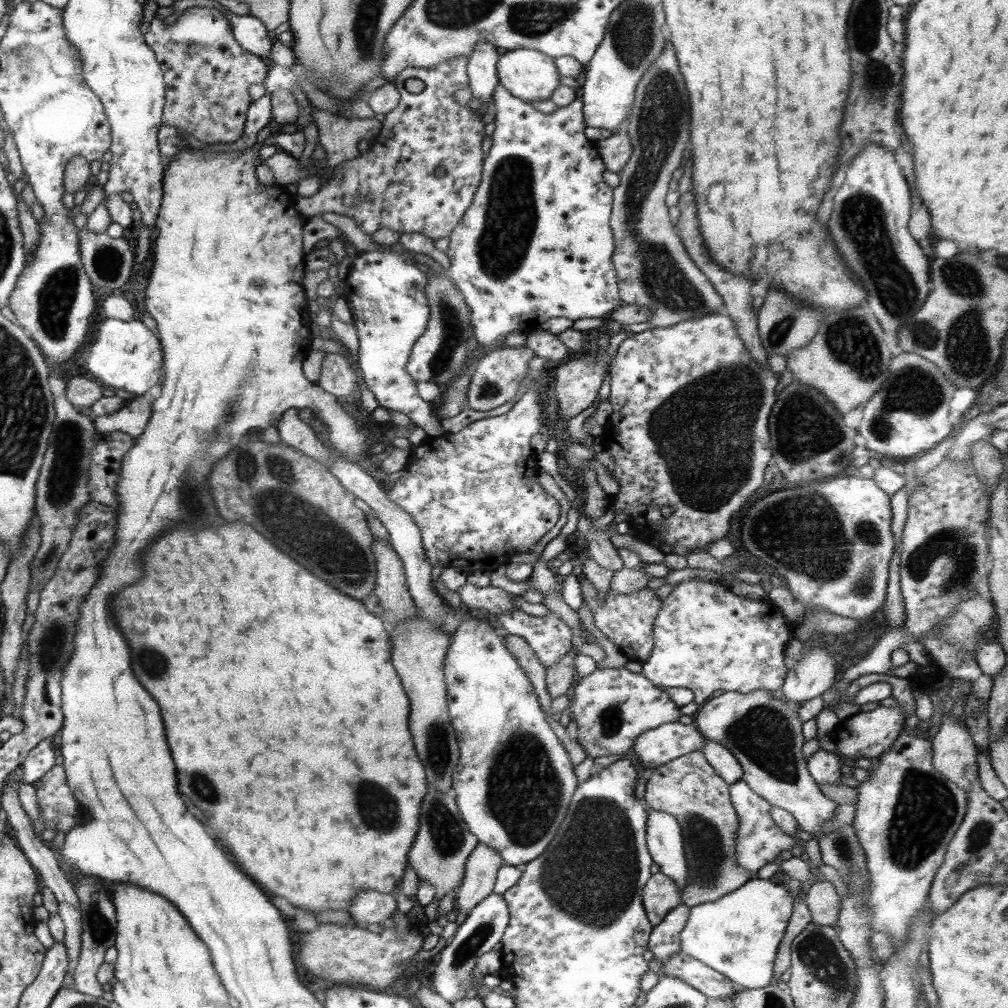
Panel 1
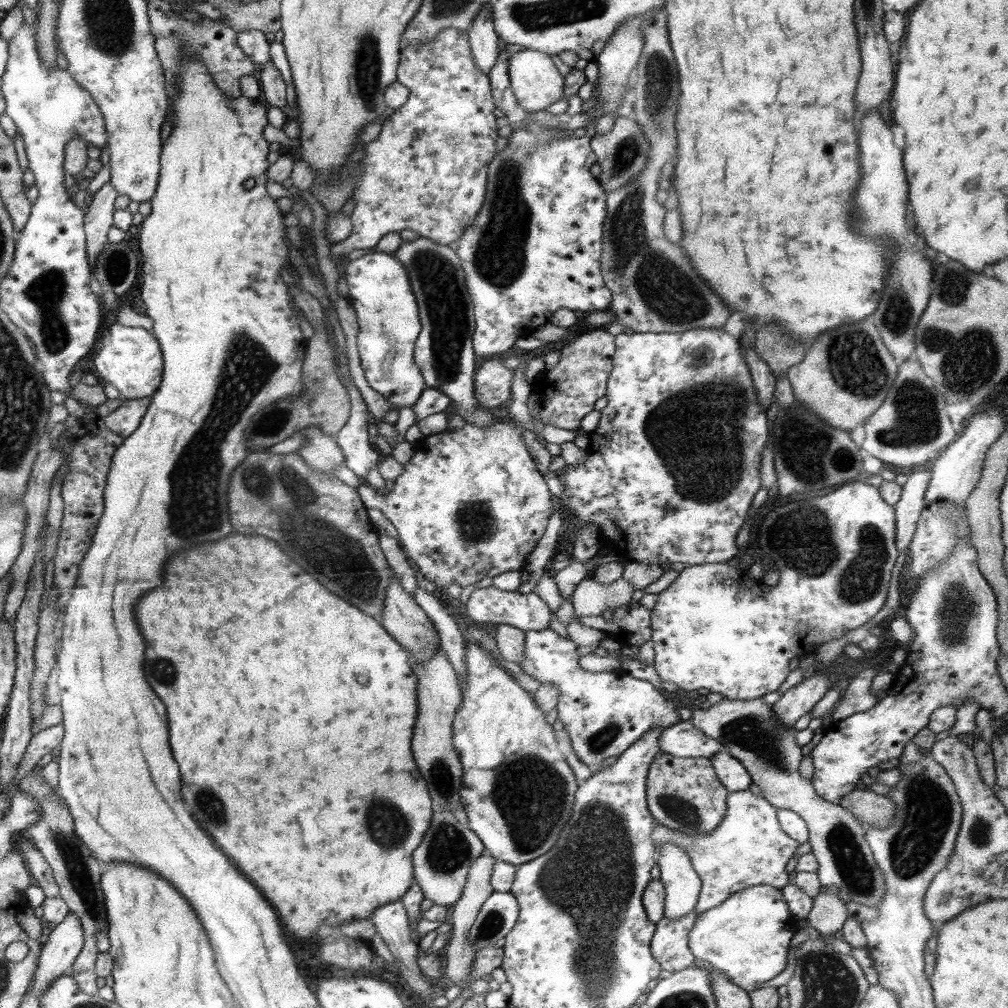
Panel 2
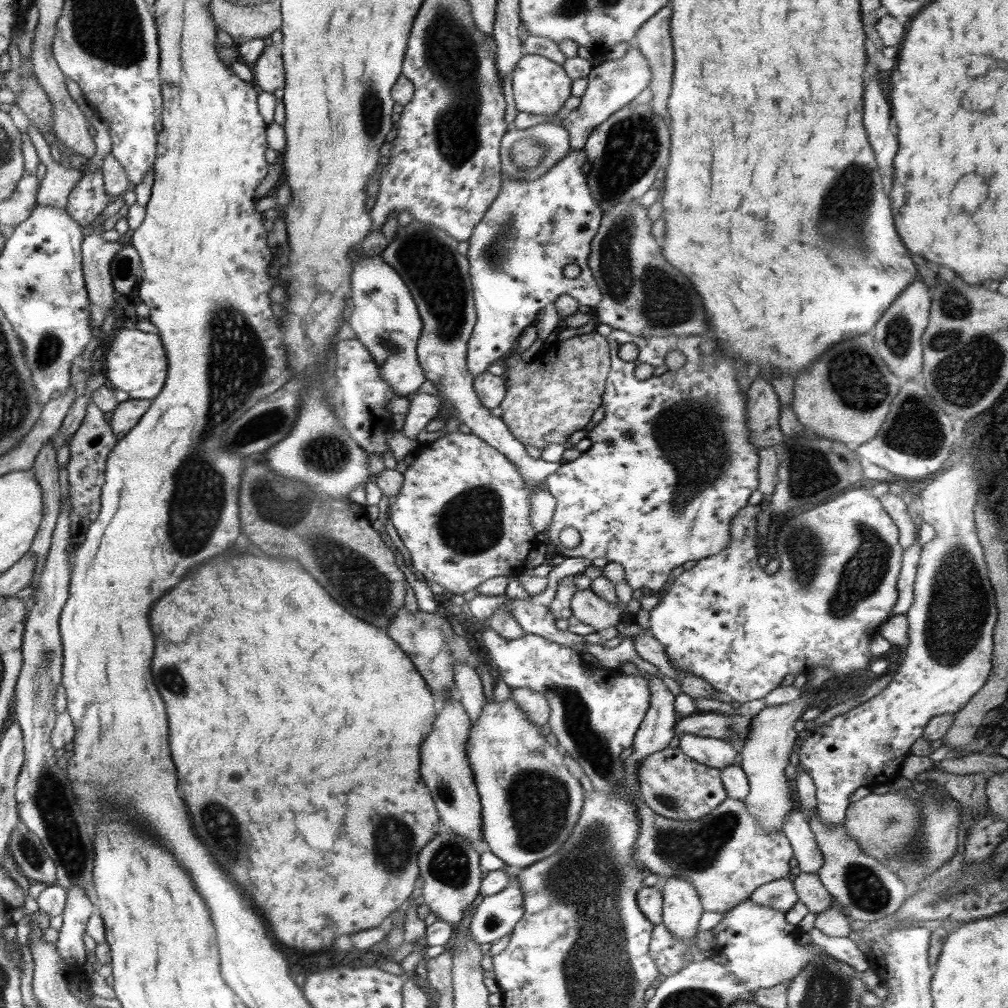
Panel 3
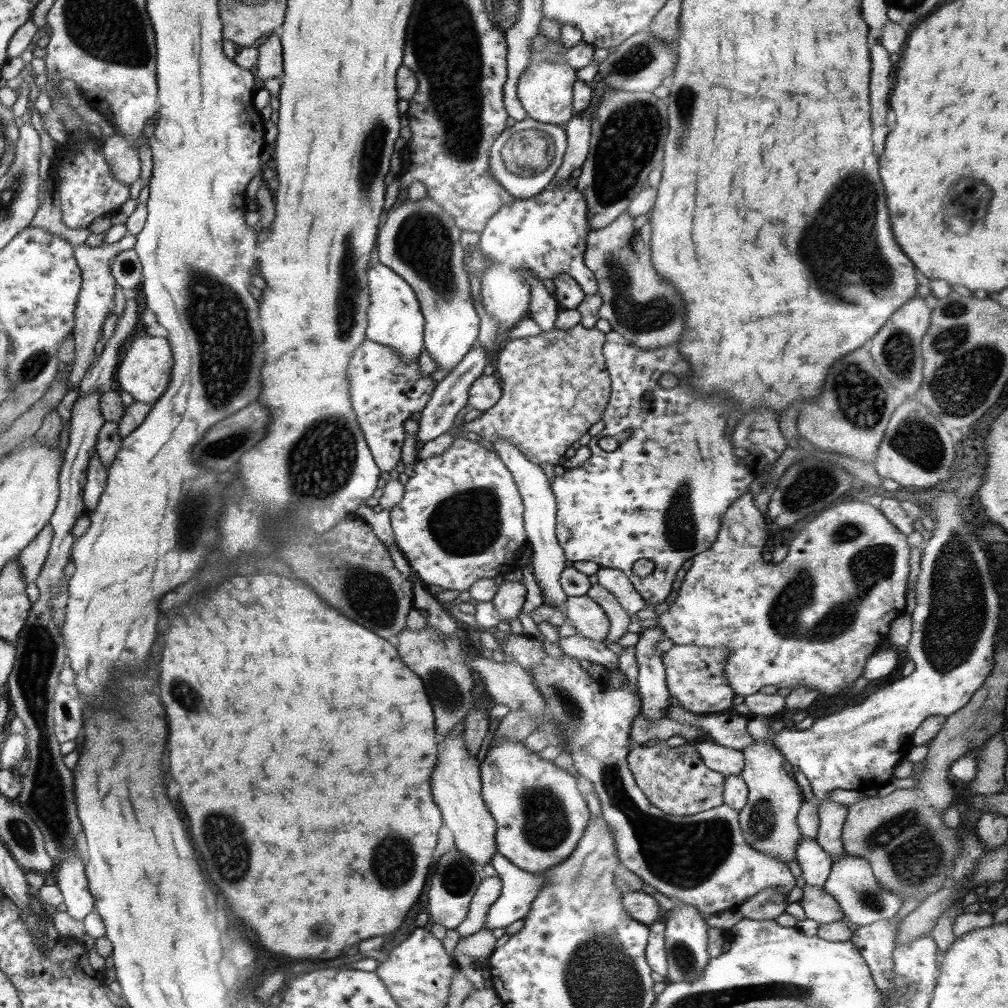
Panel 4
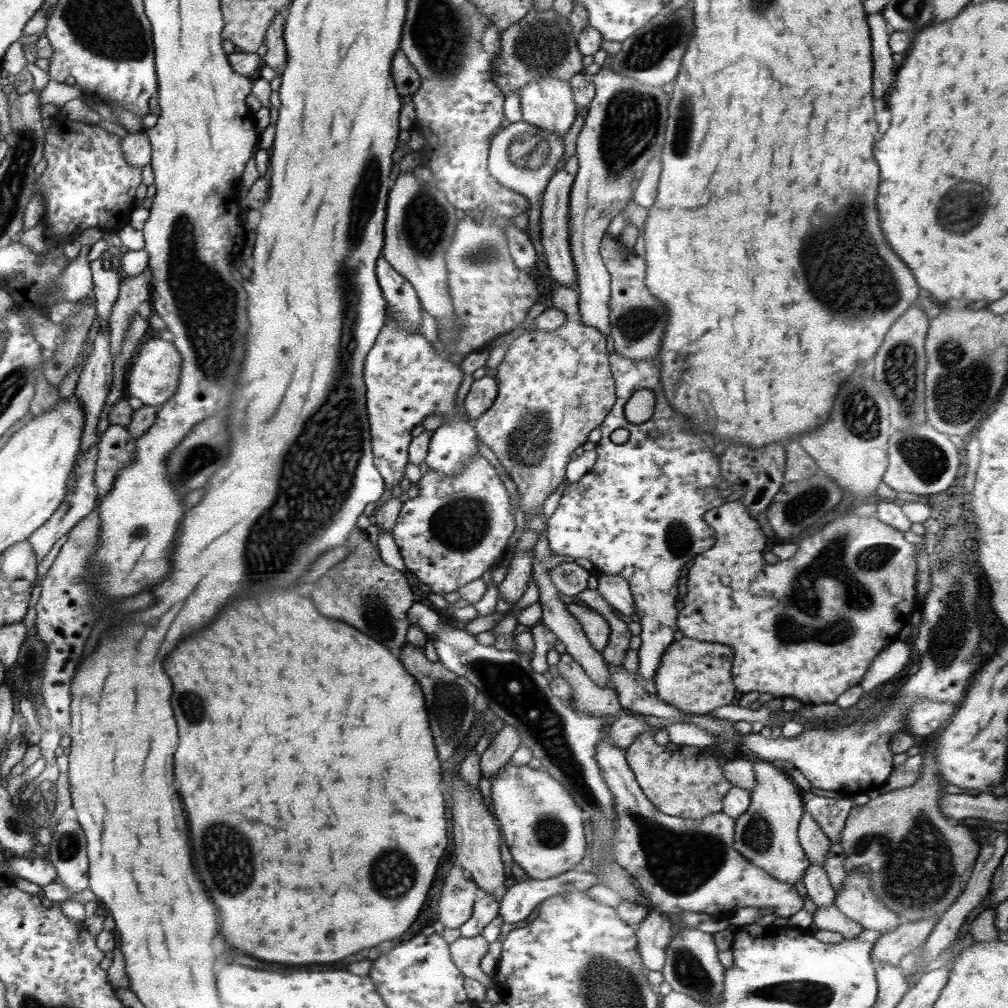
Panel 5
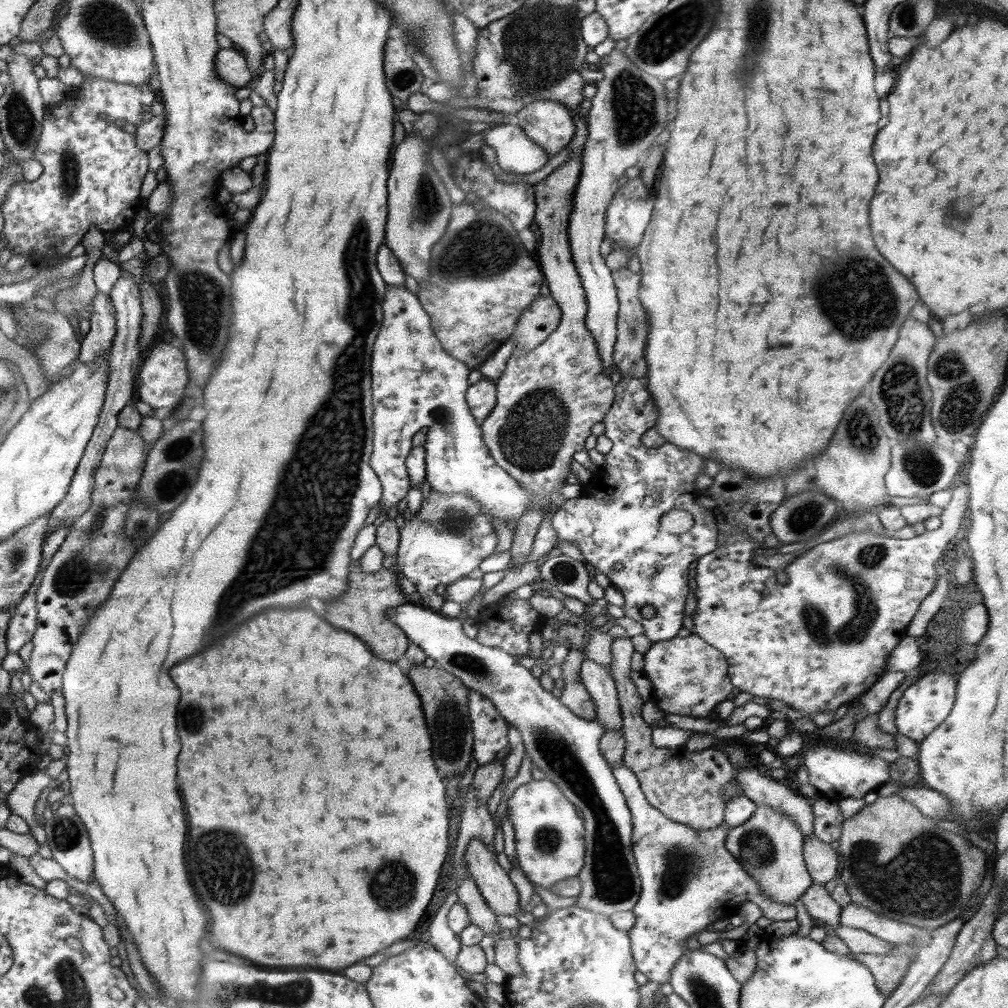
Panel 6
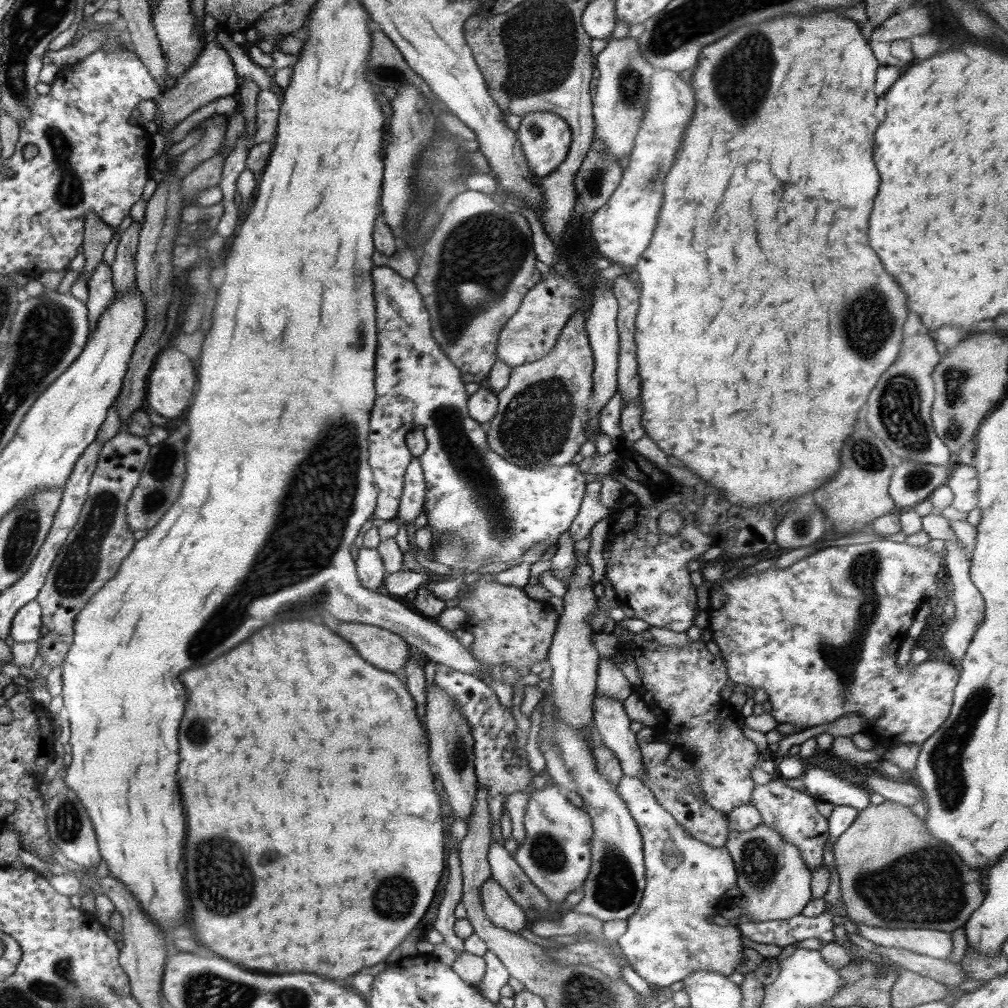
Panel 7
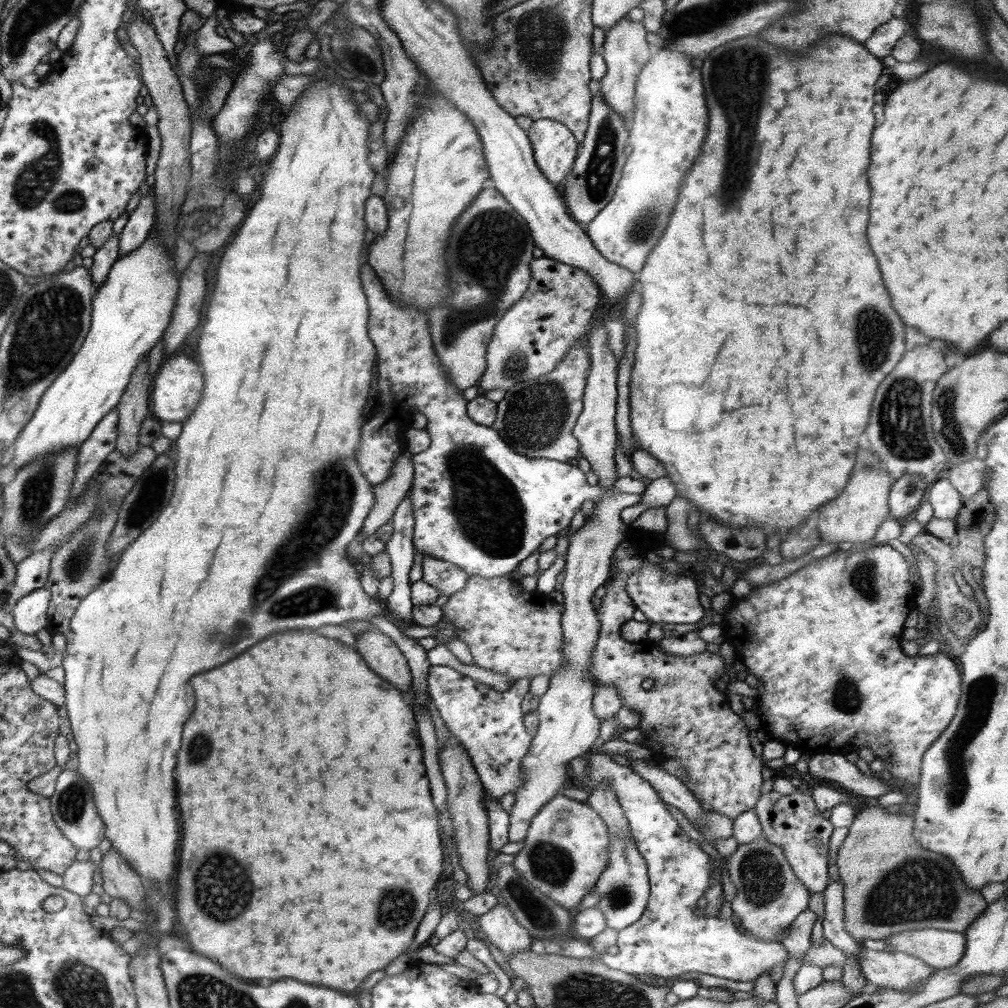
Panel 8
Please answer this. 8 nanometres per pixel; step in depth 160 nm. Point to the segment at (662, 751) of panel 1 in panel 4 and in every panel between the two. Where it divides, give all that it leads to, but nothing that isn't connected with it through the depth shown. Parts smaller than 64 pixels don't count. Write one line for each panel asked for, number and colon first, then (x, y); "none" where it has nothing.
2: (683, 740)
3: (717, 753)
4: (727, 761)

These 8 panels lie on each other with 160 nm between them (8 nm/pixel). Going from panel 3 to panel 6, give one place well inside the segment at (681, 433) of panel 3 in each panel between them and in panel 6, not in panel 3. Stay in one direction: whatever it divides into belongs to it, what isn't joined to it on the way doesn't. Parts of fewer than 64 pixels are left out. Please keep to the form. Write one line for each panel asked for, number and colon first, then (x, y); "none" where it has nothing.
4: (661, 494)
5: (638, 513)
6: (616, 520)

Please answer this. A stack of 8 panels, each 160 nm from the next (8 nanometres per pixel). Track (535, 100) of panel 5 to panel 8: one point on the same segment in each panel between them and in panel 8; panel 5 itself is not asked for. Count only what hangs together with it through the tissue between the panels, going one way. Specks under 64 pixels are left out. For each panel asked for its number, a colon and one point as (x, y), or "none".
6: (548, 123)
7: (546, 138)
8: (555, 148)

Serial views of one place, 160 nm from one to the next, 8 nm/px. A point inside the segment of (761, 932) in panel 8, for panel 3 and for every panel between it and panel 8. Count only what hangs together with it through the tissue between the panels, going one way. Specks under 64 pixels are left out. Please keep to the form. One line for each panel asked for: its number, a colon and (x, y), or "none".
3: (765, 754)
4: (768, 821)
5: (766, 834)
6: (769, 845)
7: (776, 882)

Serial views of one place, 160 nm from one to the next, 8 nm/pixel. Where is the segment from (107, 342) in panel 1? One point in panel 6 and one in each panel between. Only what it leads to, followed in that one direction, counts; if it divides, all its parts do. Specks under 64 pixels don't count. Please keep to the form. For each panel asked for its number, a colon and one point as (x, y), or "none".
2: (132, 361)
3: (136, 363)
4: (144, 371)
5: (153, 375)
6: (161, 378)

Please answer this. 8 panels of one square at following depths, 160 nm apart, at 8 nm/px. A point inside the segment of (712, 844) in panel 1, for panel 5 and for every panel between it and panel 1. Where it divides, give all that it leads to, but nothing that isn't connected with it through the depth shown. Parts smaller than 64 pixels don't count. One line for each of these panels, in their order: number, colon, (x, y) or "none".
2: (684, 794)
3: (675, 786)
4: (675, 779)
5: (682, 781)

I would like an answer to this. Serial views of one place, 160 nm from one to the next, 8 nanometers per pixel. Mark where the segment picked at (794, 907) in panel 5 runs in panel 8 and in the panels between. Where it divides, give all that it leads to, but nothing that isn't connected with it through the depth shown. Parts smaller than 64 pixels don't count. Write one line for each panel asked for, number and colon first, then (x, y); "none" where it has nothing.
6: (688, 878)
7: (671, 934)
8: (669, 939)

